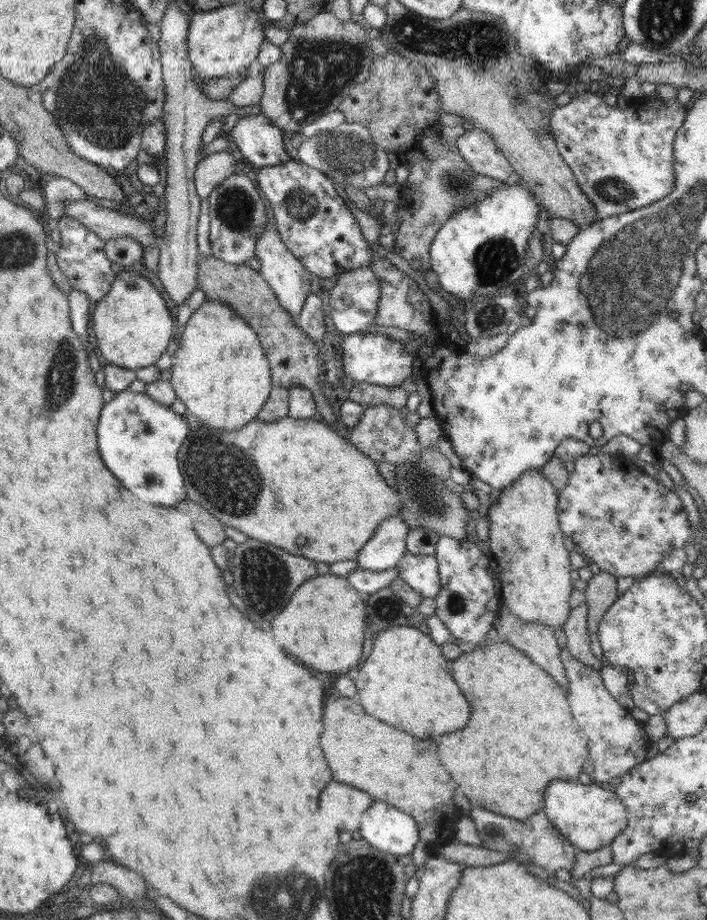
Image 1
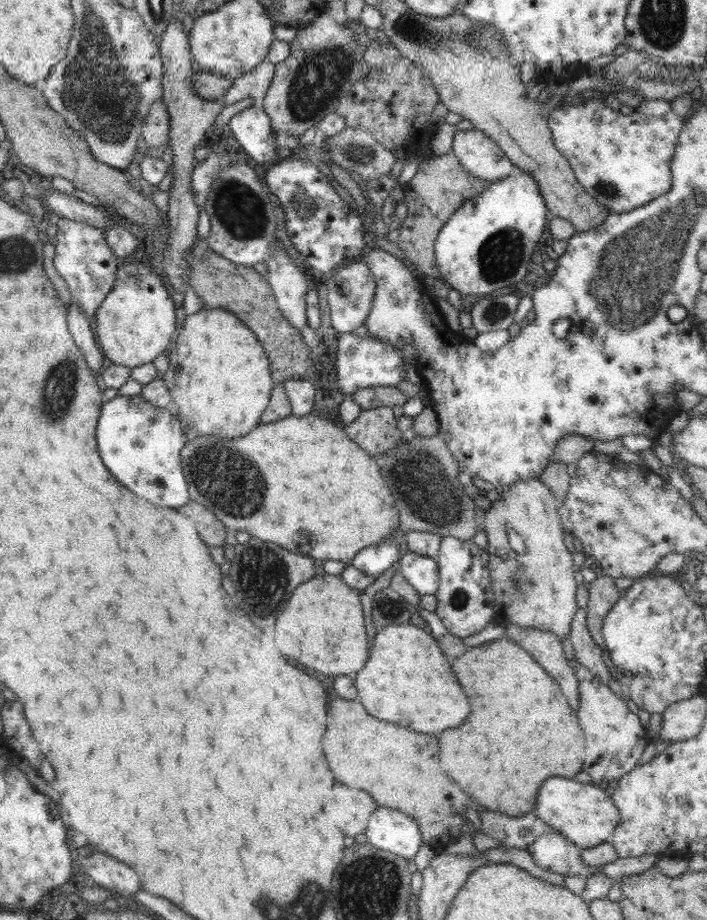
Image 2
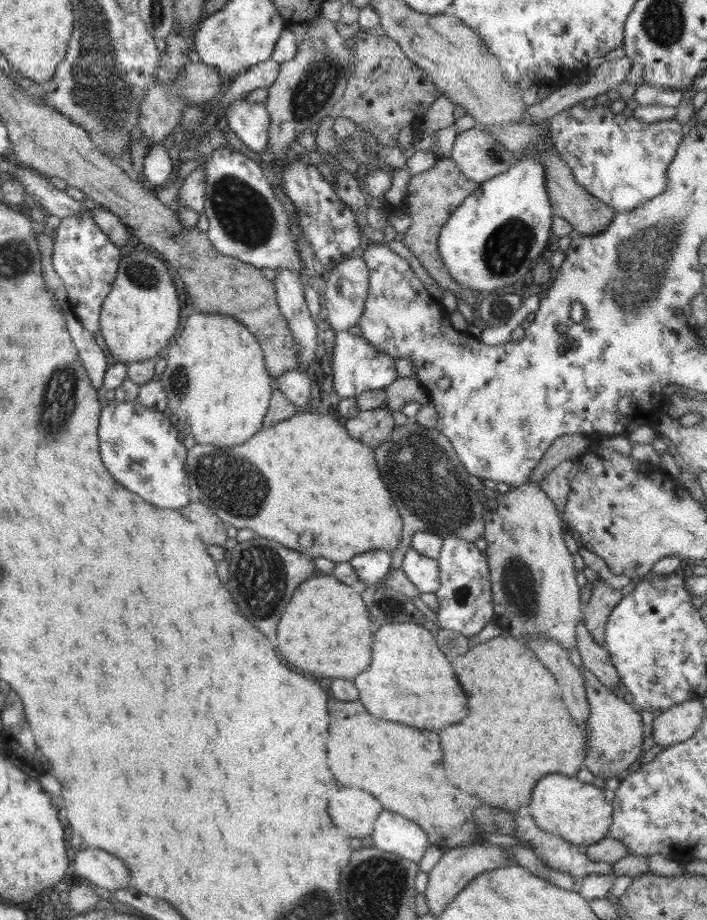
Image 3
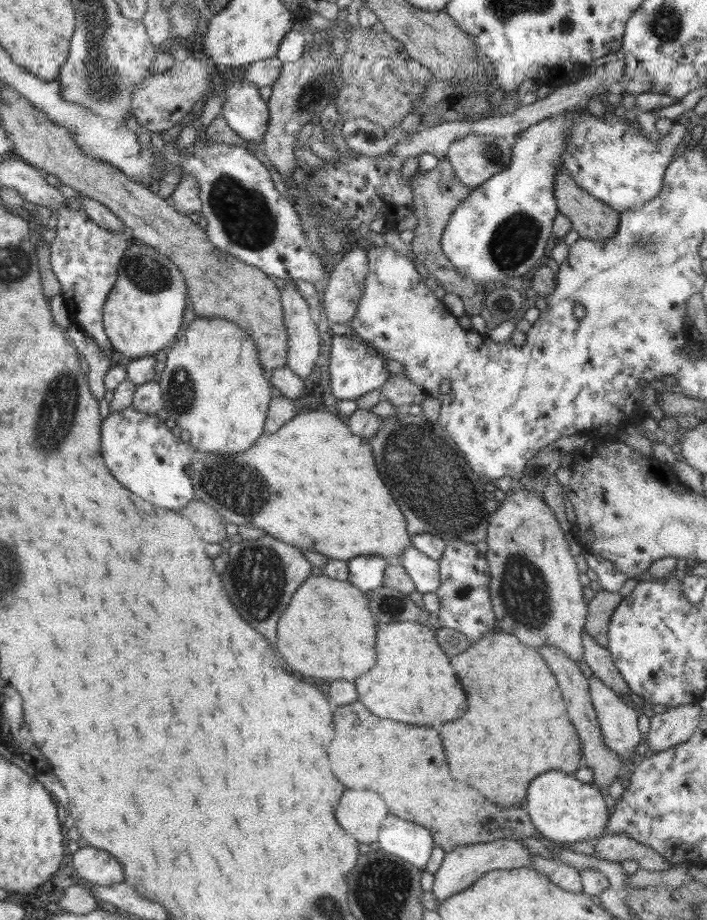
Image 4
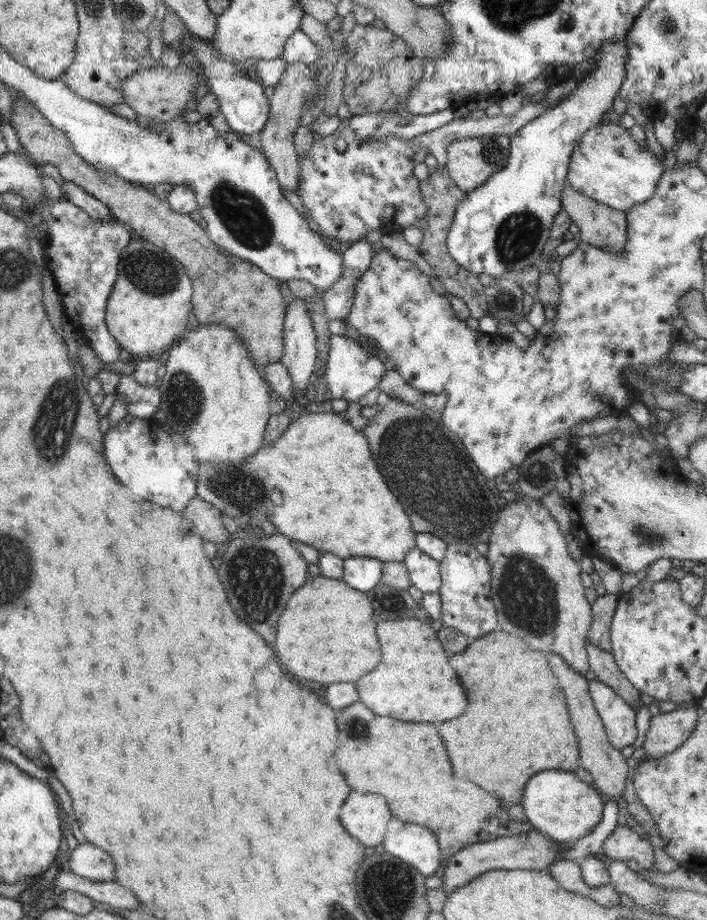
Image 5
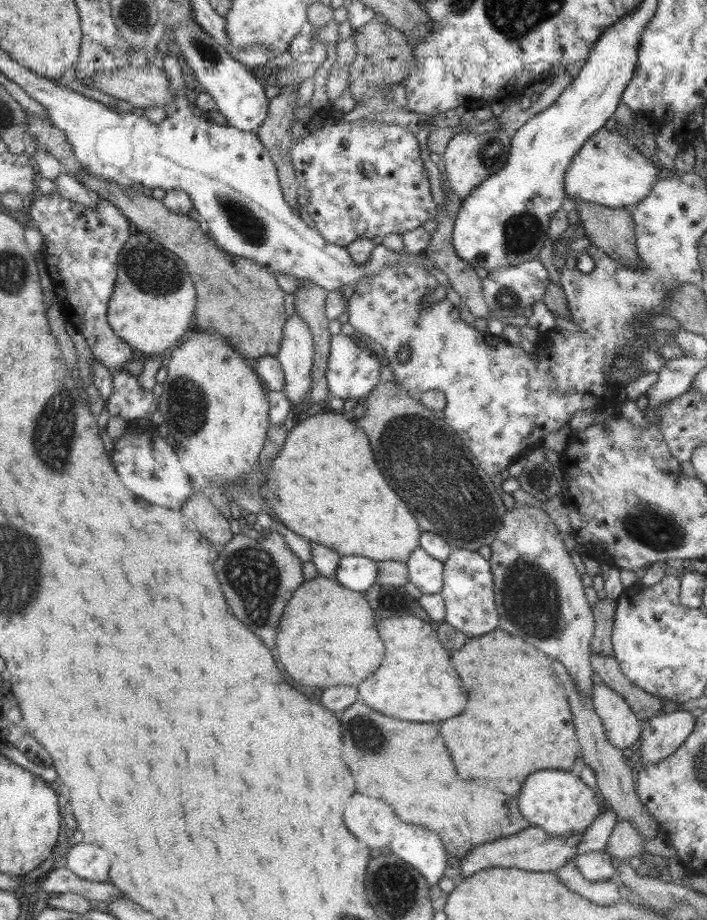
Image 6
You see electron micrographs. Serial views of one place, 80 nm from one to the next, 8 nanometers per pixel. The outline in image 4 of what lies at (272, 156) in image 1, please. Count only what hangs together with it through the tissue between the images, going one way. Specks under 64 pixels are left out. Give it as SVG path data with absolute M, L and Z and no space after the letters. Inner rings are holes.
M240 73L226 87L223 104L223 116L226 122L240 138L262 144L269 121L269 108L266 101L260 97L257 86L241 80Z

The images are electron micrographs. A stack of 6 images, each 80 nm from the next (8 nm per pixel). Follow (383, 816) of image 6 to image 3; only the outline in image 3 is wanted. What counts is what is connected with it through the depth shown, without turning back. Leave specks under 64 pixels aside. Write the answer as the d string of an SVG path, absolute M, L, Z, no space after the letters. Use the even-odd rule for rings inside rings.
M340 788L334 800L330 800L328 804L328 814L332 816L334 824L346 830L348 836L366 842L371 838L372 824L382 809L383 806L378 804L378 800L374 800L374 796L354 788Z

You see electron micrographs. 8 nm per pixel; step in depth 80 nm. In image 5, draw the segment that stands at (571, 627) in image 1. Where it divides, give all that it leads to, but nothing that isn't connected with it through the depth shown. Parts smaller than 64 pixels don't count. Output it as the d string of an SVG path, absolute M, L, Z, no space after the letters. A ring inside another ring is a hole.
M587 638L585 644L588 656L589 668L596 675L596 679L602 681L621 696L634 710L642 706L640 691L629 683L629 680L622 674L616 665L611 652L596 648Z

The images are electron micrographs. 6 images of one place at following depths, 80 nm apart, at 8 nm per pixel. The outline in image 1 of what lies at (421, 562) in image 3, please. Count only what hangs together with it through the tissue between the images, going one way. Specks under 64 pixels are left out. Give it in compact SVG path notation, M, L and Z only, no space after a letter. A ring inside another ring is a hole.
M406 551L395 566L398 576L419 595L436 598L441 589L439 566L435 556Z

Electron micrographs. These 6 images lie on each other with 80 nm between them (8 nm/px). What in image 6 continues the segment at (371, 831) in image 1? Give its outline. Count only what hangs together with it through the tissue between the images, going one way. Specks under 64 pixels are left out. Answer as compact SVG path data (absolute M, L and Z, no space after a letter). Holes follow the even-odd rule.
M400 822L392 832L390 848L400 860L410 864L427 880L428 885L438 884L449 868L448 857L440 837L427 828Z

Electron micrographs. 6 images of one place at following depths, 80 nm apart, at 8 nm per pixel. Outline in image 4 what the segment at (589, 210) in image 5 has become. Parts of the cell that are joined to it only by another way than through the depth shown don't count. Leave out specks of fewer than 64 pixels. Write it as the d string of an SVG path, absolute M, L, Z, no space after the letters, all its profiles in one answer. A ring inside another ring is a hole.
M565 168L558 171L557 174L554 196L558 213L571 222L571 227L578 232L580 238L595 241L605 241L612 238L619 229L619 212L578 187Z

